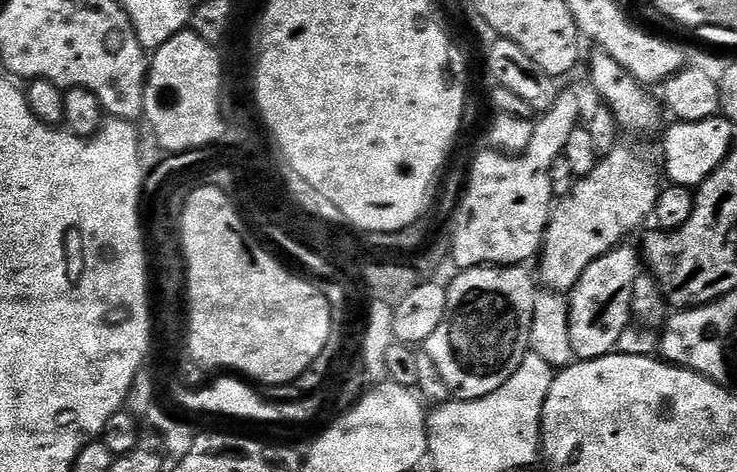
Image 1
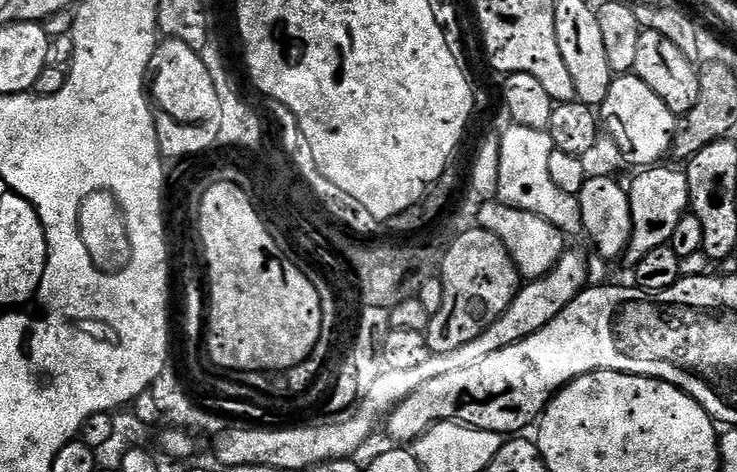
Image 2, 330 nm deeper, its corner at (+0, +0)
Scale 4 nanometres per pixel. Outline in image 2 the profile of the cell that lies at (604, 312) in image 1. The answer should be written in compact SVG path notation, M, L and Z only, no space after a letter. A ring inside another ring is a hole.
M649 166L637 171L632 184L627 185L632 211L632 237L626 253L629 265L635 266L639 260L646 258L646 254L650 254L650 250L658 250L658 246L669 243L678 222L682 222L689 211L692 194L687 171L664 167Z

